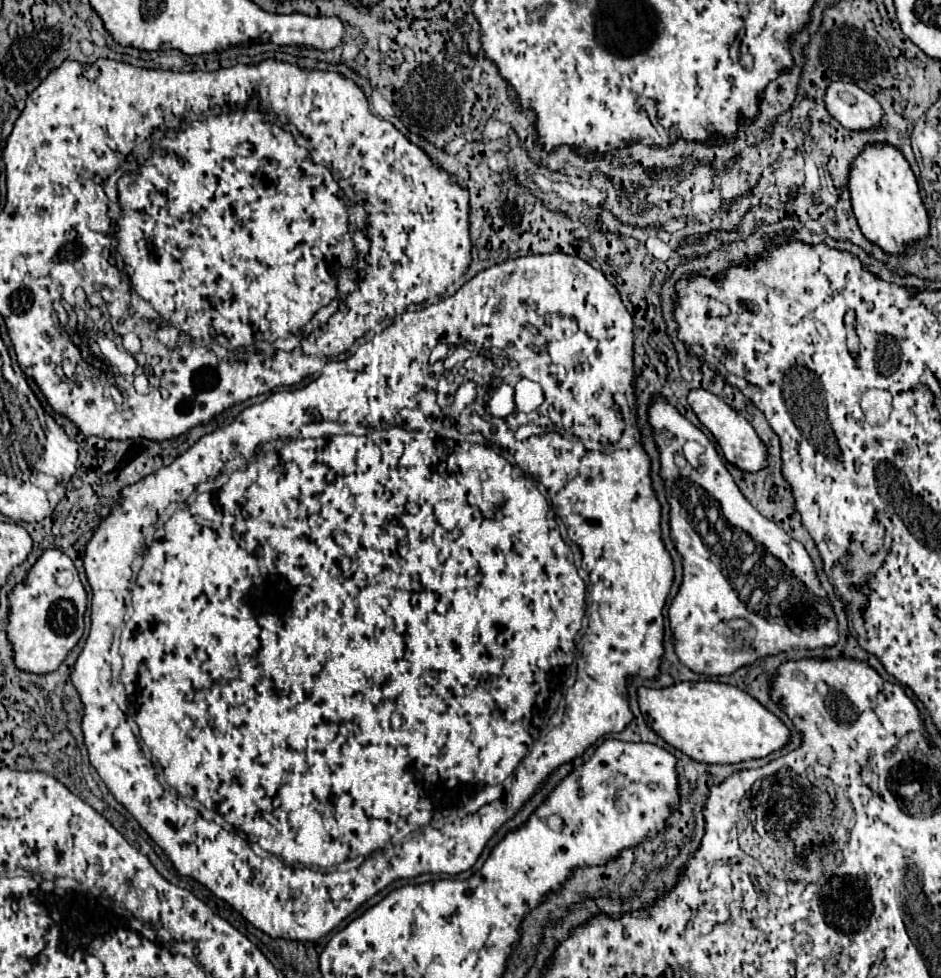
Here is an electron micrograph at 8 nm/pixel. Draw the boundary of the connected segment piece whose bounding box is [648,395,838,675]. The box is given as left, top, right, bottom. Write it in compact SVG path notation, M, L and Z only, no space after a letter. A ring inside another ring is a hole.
M654 395L648 405L648 423L660 451L660 477L670 503L670 537L684 567L682 585L668 609L674 651L680 663L694 673L730 675L742 665L750 665L772 653L798 647L816 649L834 645L838 641L838 621L826 591L820 587L806 549L788 537L776 523L752 509L748 499L736 489L736 483L708 437L680 415L662 395ZM686 441L696 441L704 447L704 455L700 455L702 467L694 467L686 461L682 453Z

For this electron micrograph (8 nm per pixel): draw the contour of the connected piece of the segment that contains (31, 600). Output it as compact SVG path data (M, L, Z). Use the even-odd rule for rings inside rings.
M46 549L30 569L28 577L10 593L8 637L14 645L18 669L26 669L30 673L56 671L84 633L84 613L86 591L80 583L72 559L60 549ZM58 571L72 571L74 581L66 587L60 587L56 583Z

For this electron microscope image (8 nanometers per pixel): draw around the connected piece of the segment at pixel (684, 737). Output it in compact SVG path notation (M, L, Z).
M682 681L664 689L638 687L638 705L648 727L674 749L700 763L762 759L788 743L786 725L754 697L718 681Z

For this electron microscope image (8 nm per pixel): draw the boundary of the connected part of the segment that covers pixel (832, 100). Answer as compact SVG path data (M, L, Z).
M830 83L824 93L824 105L834 119L852 131L870 129L882 117L880 103L854 83Z

